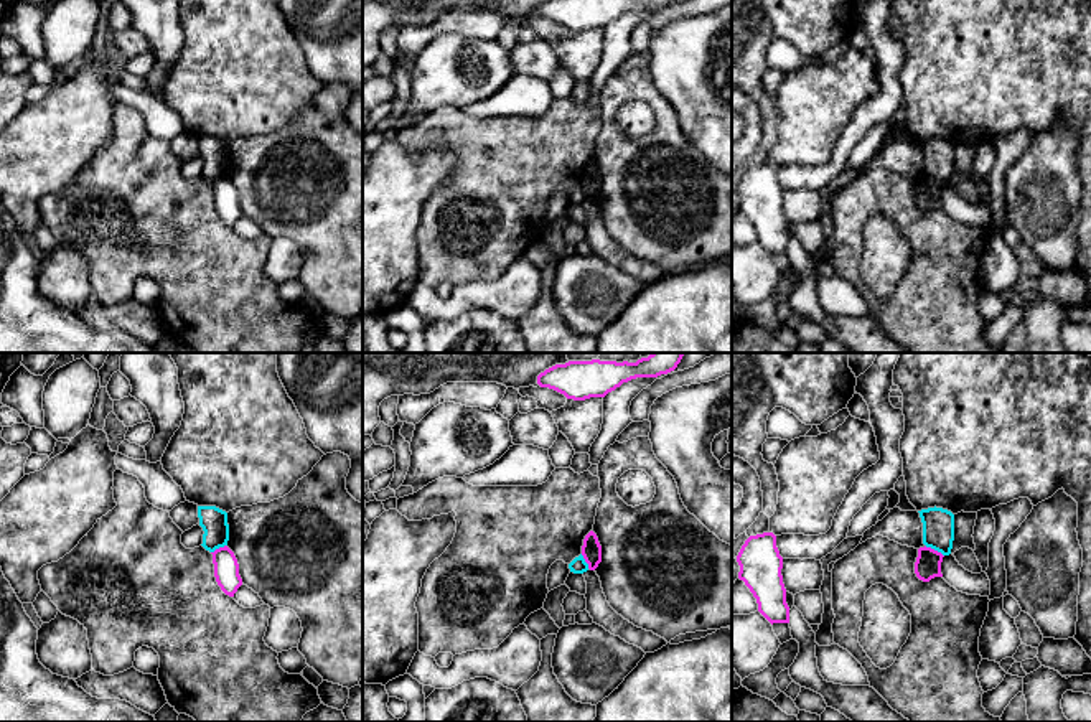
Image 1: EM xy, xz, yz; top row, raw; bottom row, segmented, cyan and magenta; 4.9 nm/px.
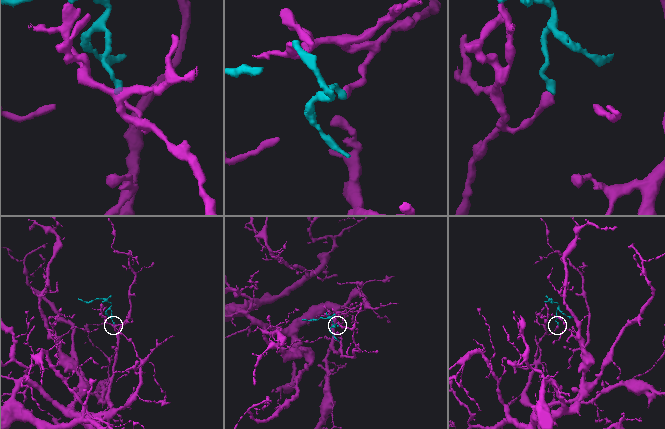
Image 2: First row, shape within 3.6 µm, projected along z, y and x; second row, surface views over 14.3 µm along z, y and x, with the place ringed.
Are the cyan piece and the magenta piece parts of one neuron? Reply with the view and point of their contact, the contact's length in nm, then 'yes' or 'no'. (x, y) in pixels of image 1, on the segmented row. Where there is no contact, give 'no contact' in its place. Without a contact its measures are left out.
yz (935, 549) | 110 nm | no

